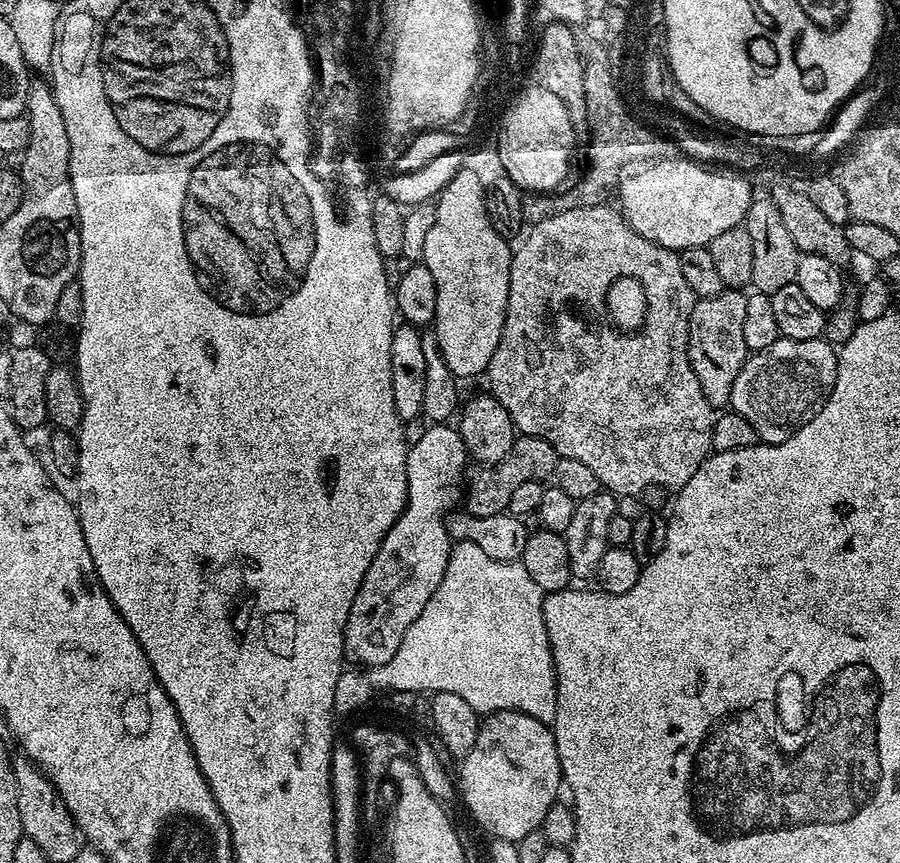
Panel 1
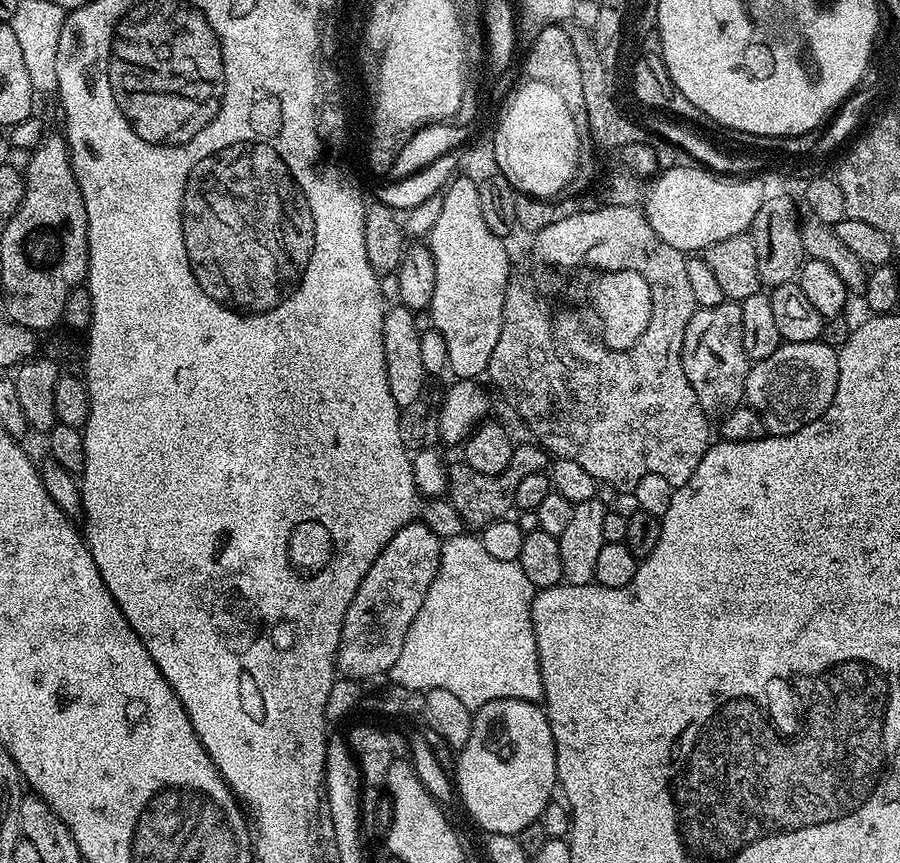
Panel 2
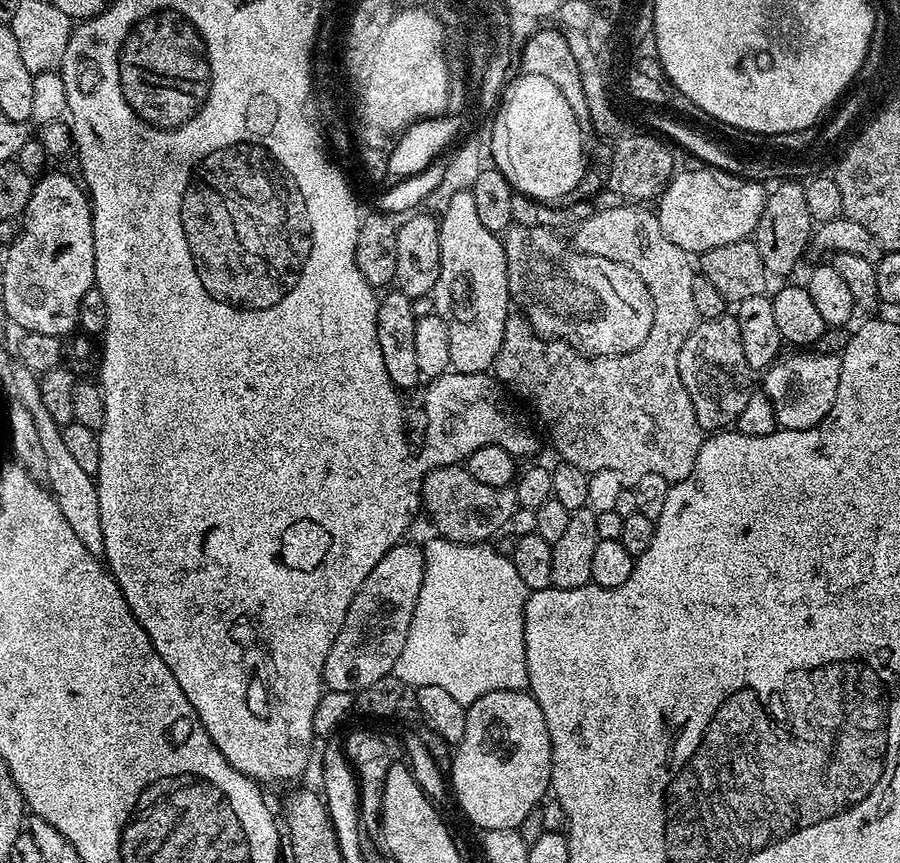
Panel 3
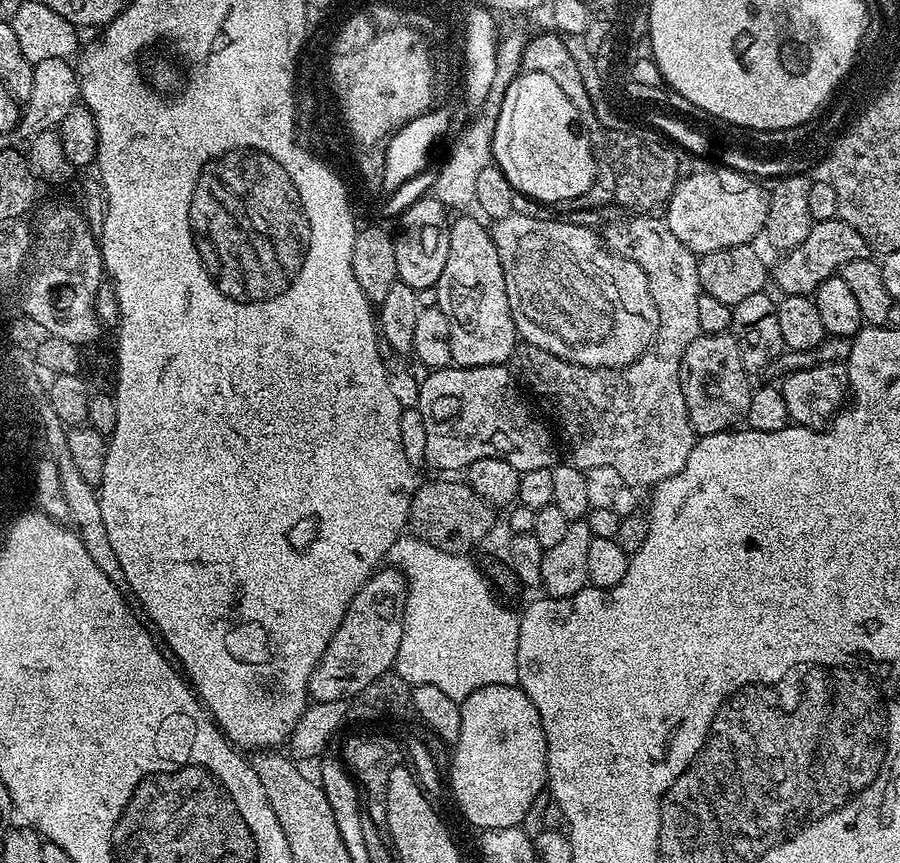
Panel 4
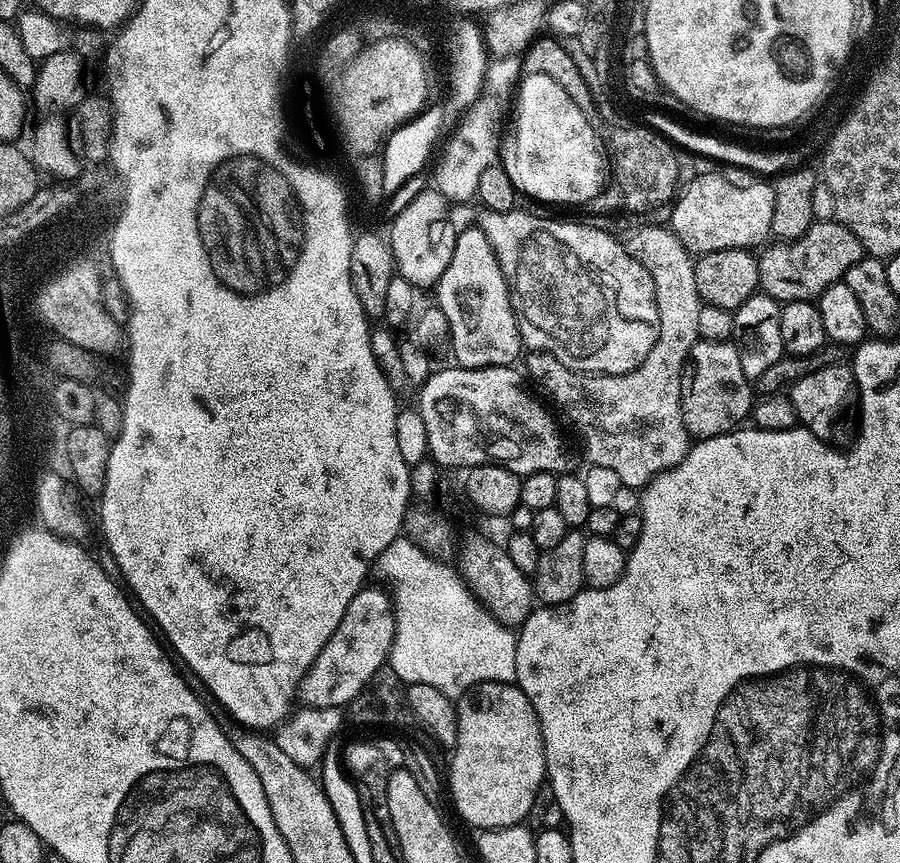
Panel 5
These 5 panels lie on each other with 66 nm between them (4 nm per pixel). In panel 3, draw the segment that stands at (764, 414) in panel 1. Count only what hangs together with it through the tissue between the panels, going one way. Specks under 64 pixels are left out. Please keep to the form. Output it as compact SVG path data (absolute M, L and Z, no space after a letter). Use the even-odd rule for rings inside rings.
M800 350L797 356L777 359L763 373L762 391L774 406L777 425L781 429L806 430L820 424L834 406L836 395L842 391L840 357L815 350Z

